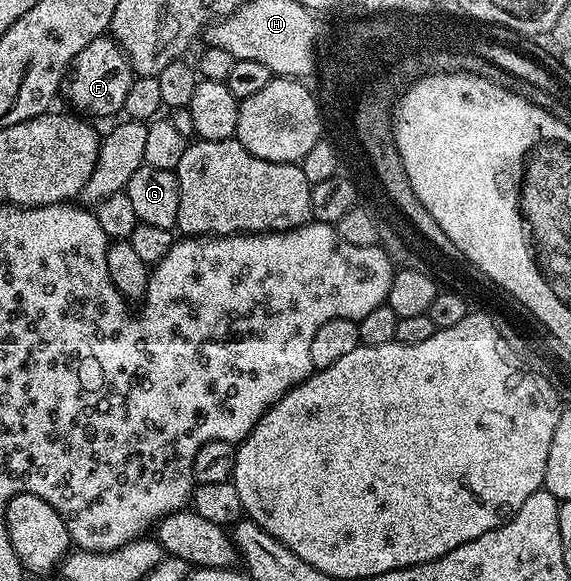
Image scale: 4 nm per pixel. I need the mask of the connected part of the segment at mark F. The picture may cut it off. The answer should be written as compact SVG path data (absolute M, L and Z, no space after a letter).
M101 36L90 40L90 44L86 44L82 52L78 52L72 65L68 67L62 83L62 98L73 106L69 106L73 111L93 119L108 118L116 113L119 115L126 104L126 92L130 92L133 77L130 60L124 54L123 48L116 43L116 39Z

